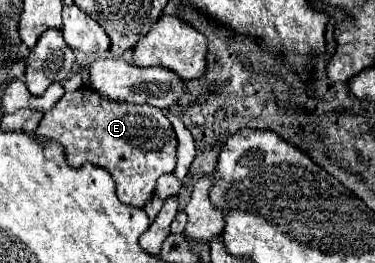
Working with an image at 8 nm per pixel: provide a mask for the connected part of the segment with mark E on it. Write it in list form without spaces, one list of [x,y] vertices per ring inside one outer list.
[[[90,87],[64,93],[54,109],[44,113],[34,135],[42,145],[58,143],[74,169],[84,163],[106,169],[116,183],[118,199],[132,207],[144,207],[154,195],[156,179],[176,167],[176,133],[162,109],[110,101]]]

